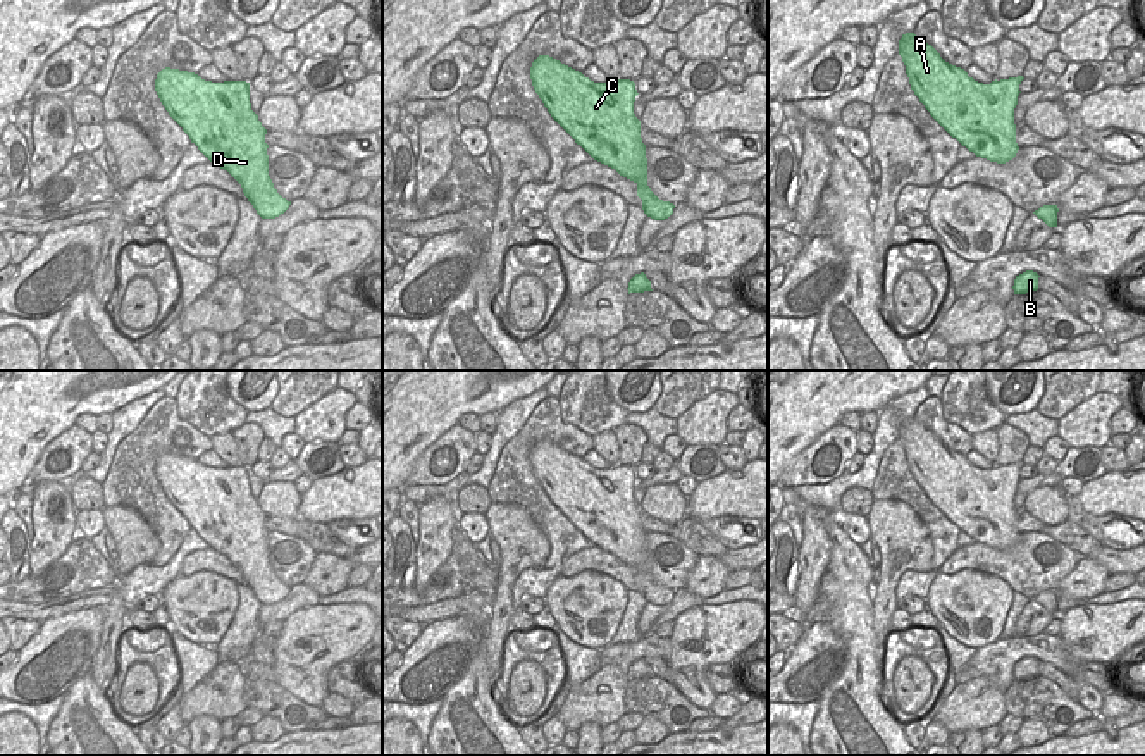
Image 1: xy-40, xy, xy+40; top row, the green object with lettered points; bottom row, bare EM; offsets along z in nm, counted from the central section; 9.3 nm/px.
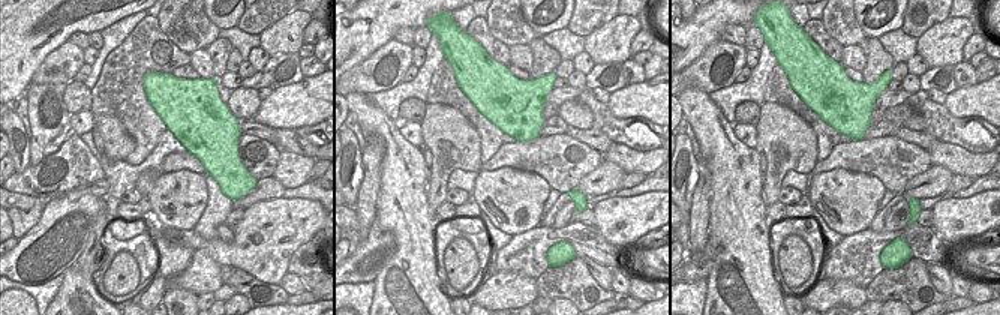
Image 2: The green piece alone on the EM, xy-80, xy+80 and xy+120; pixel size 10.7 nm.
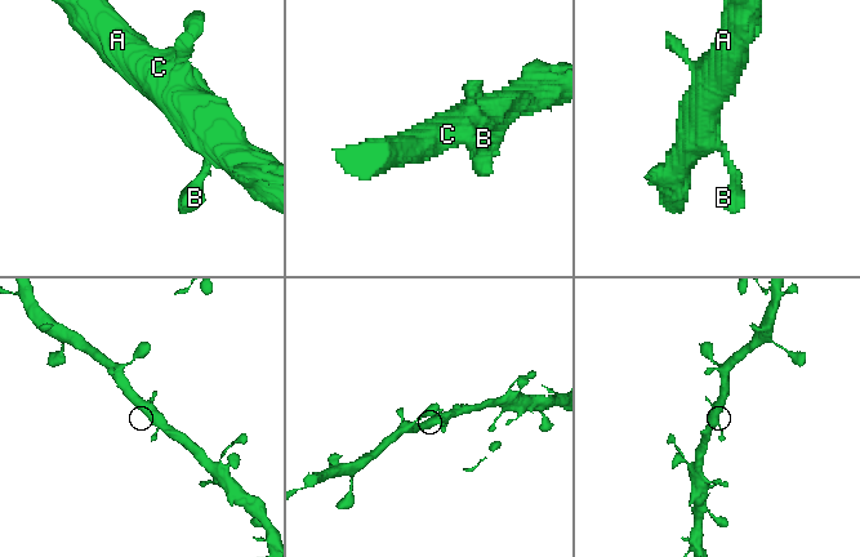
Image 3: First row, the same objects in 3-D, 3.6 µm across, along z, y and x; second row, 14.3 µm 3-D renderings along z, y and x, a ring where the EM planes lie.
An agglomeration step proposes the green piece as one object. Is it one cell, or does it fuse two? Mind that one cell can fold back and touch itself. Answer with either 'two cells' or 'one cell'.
one cell

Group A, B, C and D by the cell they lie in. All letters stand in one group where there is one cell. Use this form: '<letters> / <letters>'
A B C D

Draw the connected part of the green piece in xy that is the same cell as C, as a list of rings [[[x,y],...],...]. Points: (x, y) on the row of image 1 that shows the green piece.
[[[549,55],[532,62],[530,79],[551,117],[577,145],[637,184],[647,217],[665,220],[673,214],[675,205],[659,200],[647,186],[646,145],[634,114],[639,95],[634,81],[594,83]]]

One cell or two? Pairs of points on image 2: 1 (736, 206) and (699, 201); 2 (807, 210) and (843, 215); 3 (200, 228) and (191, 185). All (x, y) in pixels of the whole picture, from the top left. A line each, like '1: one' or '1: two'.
1: two
2: two
3: two

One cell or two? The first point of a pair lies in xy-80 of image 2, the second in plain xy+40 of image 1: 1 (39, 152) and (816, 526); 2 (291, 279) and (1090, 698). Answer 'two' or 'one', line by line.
1: one
2: two

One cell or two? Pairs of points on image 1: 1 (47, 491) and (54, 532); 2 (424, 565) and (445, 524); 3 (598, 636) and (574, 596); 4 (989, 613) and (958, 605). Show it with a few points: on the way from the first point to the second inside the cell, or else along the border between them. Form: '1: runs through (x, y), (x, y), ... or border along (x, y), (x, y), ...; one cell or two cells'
1: runs through (47, 501), (45, 514), (52, 522); one cell
2: runs through (429, 555), (436, 543), (436, 534); one cell
3: runs through (587, 625), (587, 610), (584, 607); one cell
4: runs through (982, 613), (965, 605); one cell

